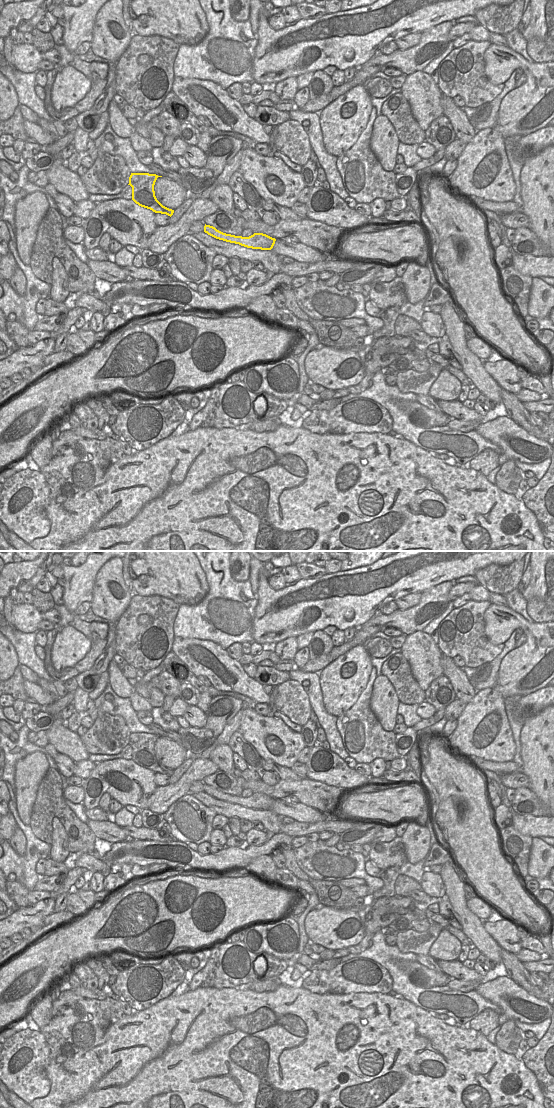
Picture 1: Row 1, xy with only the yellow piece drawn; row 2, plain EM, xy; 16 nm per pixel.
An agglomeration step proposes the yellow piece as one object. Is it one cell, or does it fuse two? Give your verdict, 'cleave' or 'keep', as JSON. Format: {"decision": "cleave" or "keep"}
{"decision": "cleave"}

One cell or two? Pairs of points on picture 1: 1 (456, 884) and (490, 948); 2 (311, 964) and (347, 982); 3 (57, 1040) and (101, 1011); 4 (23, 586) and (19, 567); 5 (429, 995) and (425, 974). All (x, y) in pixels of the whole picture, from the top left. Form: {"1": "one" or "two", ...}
{"1": "one", "2": "two", "3": "one", "4": "two", "5": "two"}

